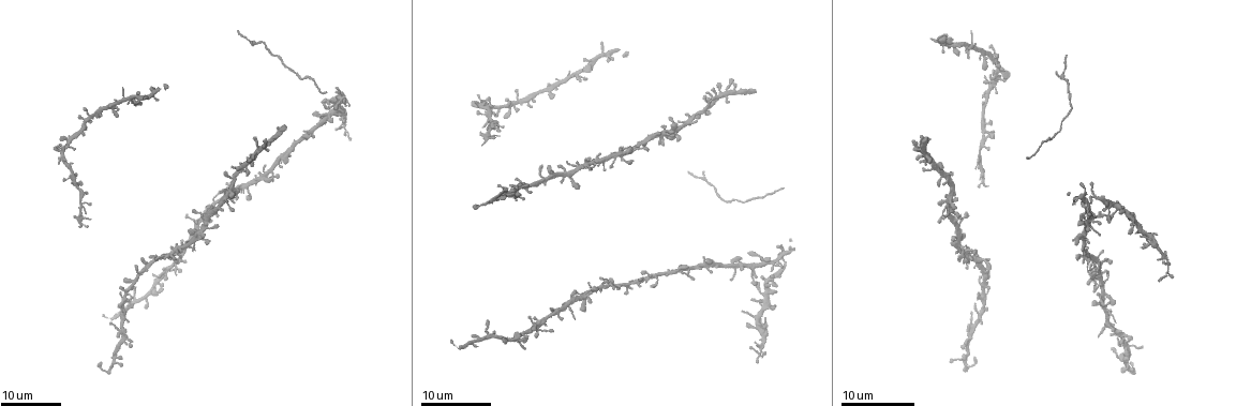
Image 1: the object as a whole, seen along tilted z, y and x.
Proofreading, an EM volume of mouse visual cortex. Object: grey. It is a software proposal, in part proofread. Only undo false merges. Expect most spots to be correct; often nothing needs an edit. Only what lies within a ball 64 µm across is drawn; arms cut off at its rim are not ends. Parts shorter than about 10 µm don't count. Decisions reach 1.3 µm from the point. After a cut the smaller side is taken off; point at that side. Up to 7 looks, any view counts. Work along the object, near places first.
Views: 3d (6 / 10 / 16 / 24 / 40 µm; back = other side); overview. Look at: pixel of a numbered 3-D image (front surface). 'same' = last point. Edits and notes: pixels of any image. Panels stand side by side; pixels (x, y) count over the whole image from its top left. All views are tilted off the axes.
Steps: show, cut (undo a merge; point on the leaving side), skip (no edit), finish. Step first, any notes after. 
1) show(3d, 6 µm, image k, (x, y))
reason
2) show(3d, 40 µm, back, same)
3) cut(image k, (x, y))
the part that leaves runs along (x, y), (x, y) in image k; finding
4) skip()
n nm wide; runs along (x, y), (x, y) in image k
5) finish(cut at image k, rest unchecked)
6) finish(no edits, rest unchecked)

show(3d, 24 µm, image 1, (199, 221))
four or more arms meet

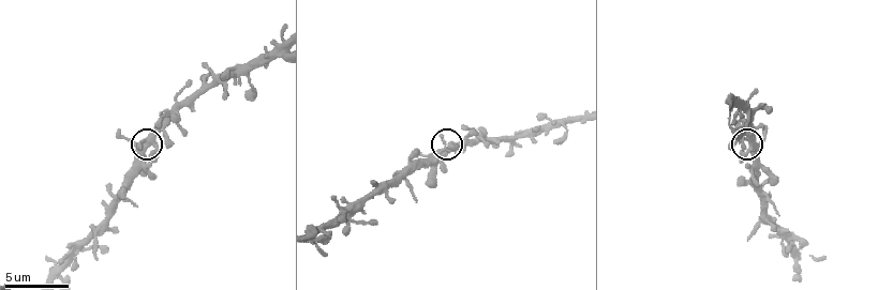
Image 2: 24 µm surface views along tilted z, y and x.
show(3d, 10 µm, image 2, (443, 149))

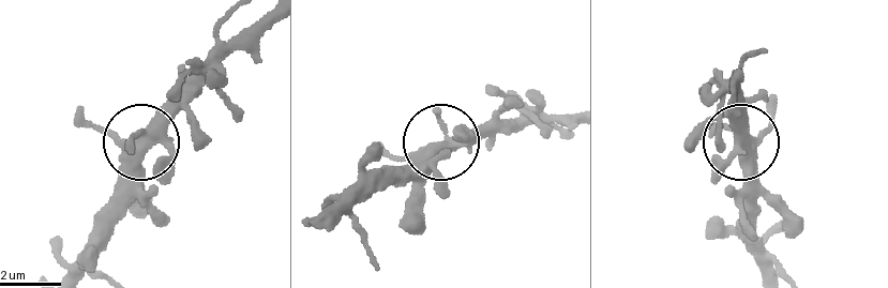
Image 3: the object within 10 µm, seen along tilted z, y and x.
skip()
4 arms; runs along (269, 21), (165, 115), (147, 140), (138, 194), (123, 218) in image 3; one neuron here

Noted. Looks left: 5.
show(3d, 24 µm, image 1, (568, 174))
looks like a crossing

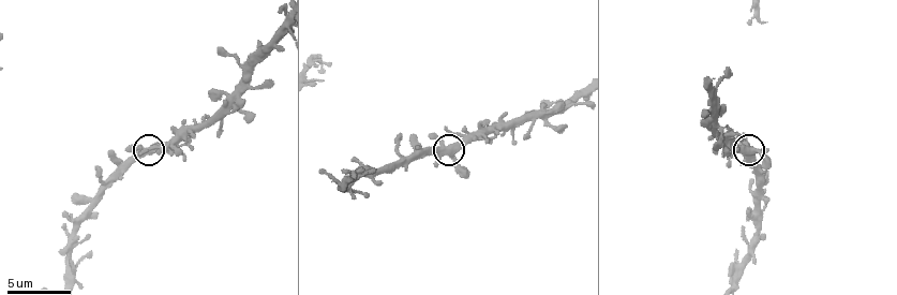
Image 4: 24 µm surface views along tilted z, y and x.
show(3d, 10 µm, image 4, (747, 147))

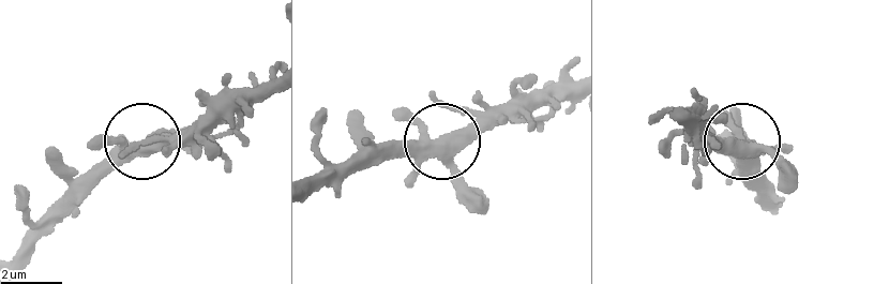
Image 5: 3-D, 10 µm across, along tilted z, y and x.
skip()
all the same neuron

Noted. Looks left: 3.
show(3d, 16 µm, image 1, (225, 195))

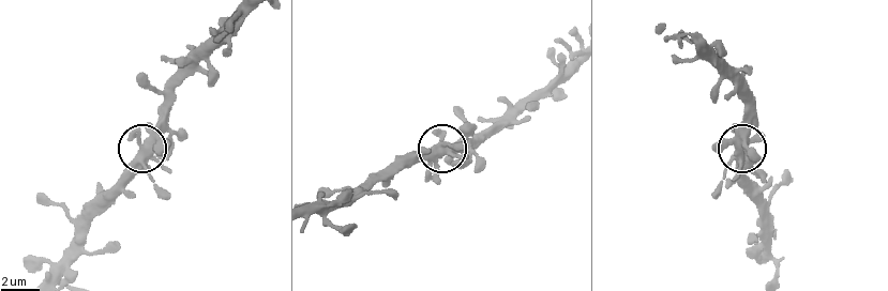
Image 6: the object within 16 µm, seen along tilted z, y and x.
show(3d, 6 µm, image 6, (142, 146))
zoom in

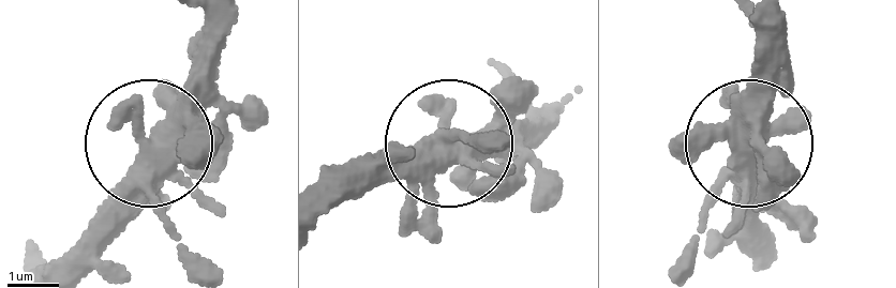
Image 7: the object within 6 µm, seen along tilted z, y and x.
show(3d, 6 µm, back, image 7, (149, 145))

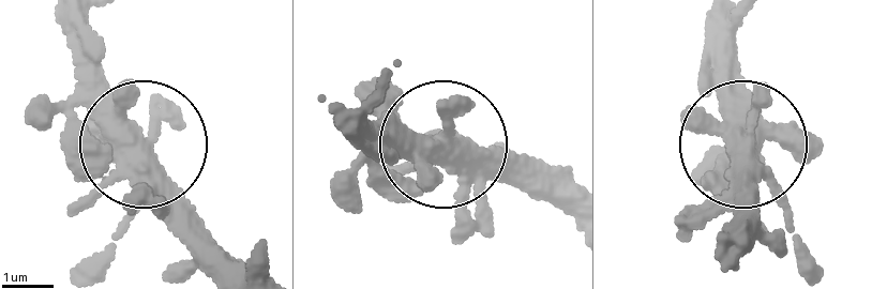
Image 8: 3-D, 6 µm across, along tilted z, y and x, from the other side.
skip()
4 arms; runs along (239, 270), (194, 228), (74, 51) in image 8; continuous, no second neuron

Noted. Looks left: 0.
finish(no edits, rest unchecked)

